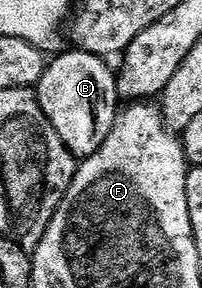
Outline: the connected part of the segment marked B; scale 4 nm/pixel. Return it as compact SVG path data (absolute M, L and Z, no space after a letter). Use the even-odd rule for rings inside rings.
M71 51L62 53L53 64L51 61L45 67L34 91L40 109L65 148L77 158L87 158L97 152L102 142L106 142L110 130L116 125L118 80L101 57L89 52Z

